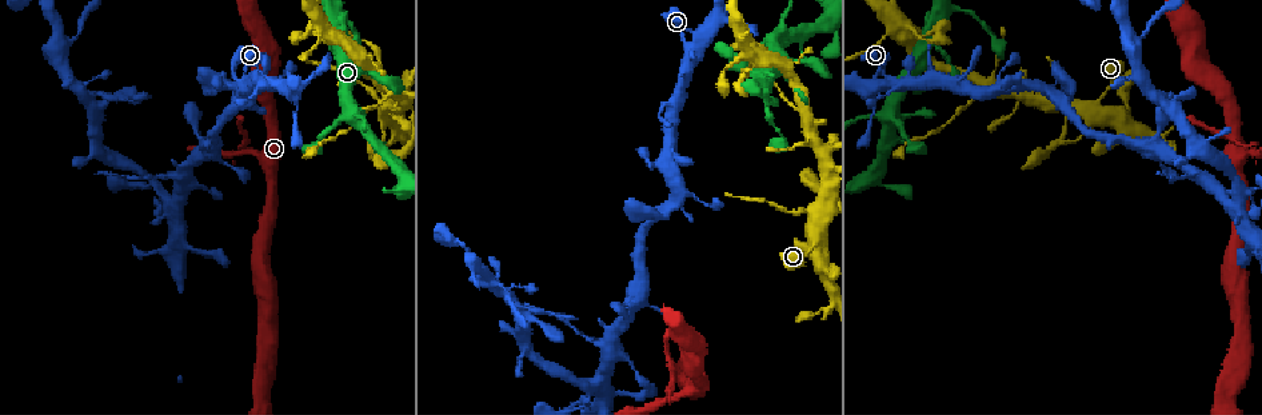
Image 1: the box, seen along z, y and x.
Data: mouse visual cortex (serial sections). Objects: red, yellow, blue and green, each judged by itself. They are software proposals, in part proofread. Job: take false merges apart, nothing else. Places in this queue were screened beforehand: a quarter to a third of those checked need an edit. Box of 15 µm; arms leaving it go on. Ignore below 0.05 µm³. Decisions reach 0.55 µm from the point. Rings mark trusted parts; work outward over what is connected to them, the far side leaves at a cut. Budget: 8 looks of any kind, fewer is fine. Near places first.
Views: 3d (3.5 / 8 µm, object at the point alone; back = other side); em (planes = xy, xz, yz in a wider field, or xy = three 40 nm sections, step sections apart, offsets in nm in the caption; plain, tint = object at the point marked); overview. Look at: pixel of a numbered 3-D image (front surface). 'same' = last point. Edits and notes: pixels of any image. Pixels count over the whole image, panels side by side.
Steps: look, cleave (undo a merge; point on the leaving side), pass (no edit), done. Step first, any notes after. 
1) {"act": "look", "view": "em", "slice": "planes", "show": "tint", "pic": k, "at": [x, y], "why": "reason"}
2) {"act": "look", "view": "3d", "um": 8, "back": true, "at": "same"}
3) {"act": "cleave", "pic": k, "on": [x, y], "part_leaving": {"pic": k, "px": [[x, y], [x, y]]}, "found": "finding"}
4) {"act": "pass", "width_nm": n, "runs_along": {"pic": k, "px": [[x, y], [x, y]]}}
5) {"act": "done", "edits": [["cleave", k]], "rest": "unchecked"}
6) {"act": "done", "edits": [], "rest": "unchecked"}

{"act": "look", "view": "3d", "um": 3.5, "back": true, "pic": 1, "at": [679, 393], "why": "arms part here"}

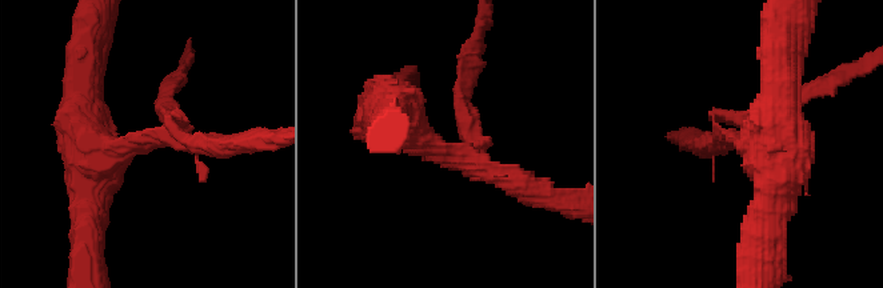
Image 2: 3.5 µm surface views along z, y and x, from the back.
{"act": "look", "view": "em", "slice": "xy", "step": 5, "show": "tint", "pic": 2, "at": [158, 137], "why": "need the tissue"}

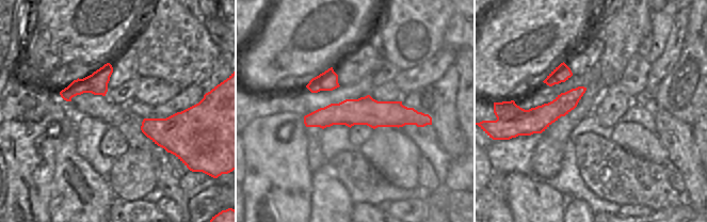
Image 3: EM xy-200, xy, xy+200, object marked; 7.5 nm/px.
{"act": "cleave", "pic": 2, "on": [459, 102], "found": "a second cell is stuck on"}

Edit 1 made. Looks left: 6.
{"act": "look", "view": "3d", "um": 8, "pic": 1, "at": [814, 215], "why": "four-way junction"}

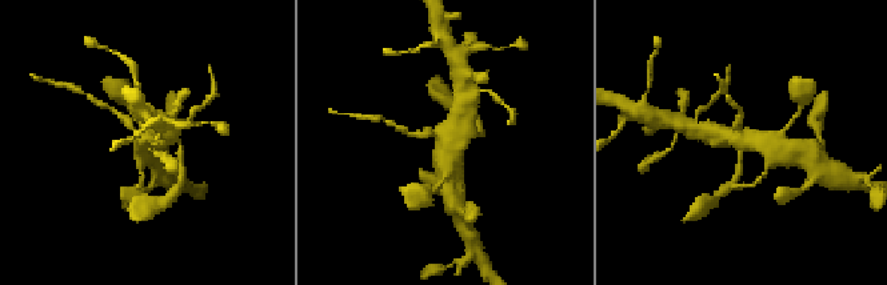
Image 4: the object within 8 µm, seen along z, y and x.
{"act": "look", "view": "3d", "um": 3.5, "back": true, "pic": 4, "at": [742, 139]}

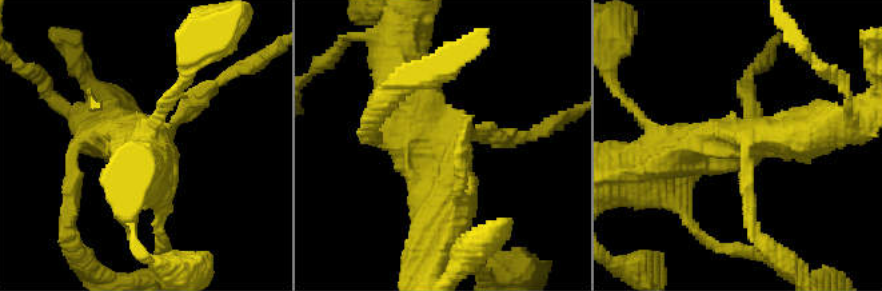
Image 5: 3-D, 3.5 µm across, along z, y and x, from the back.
{"act": "look", "view": "em", "slice": "xy", "step": 2, "show": "tint", "pic": 5, "at": [731, 139], "why": "shape alone is not enough"}

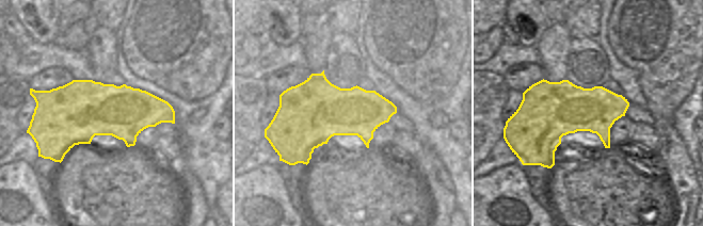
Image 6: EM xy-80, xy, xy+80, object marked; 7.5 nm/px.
{"act": "pass", "arms": 4, "arm_widths_nm": [200, 200, 450, 500], "runs_along": {"pic": 5, "px": [[445, 232], [445, 154], [399, 75]]}, "found": "all the same cell"}

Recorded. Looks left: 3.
{"act": "look", "view": "3d", "um": 8, "pic": 1, "at": [385, 86], "why": "calibre changes"}

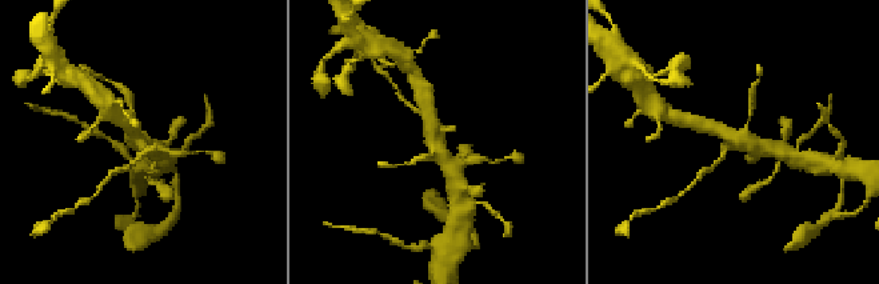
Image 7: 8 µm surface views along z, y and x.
{"act": "look", "view": "em", "slice": "xy", "step": 3, "show": "tint", "pic": 7, "at": [435, 139], "why": "need the tissue"}

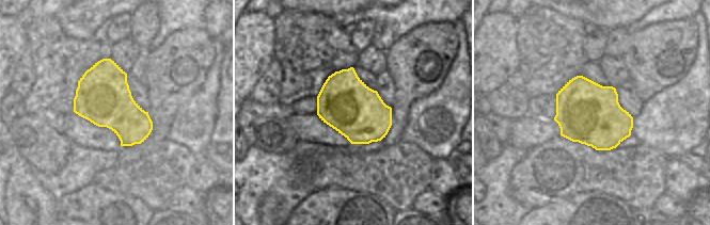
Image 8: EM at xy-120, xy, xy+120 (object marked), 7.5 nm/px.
{"act": "cleave", "pic": 7, "on": [126, 167], "part_leaving": {"pic": 7, "px": [[143, 151], [106, 182]]}, "found": "a second cell is stuck on"}

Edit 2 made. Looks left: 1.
{"act": "done", "edits": [["cleave", 2], ["cleave", 7]], "rest": "unchecked"}

